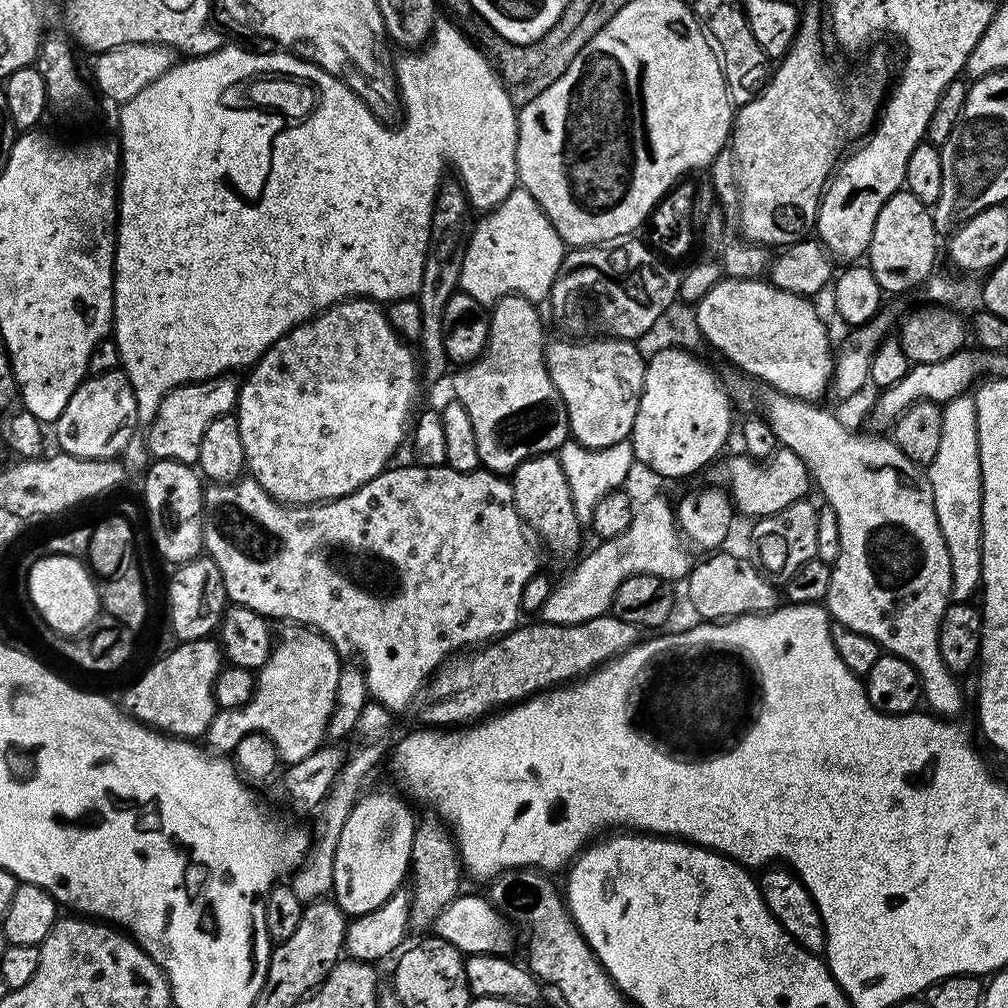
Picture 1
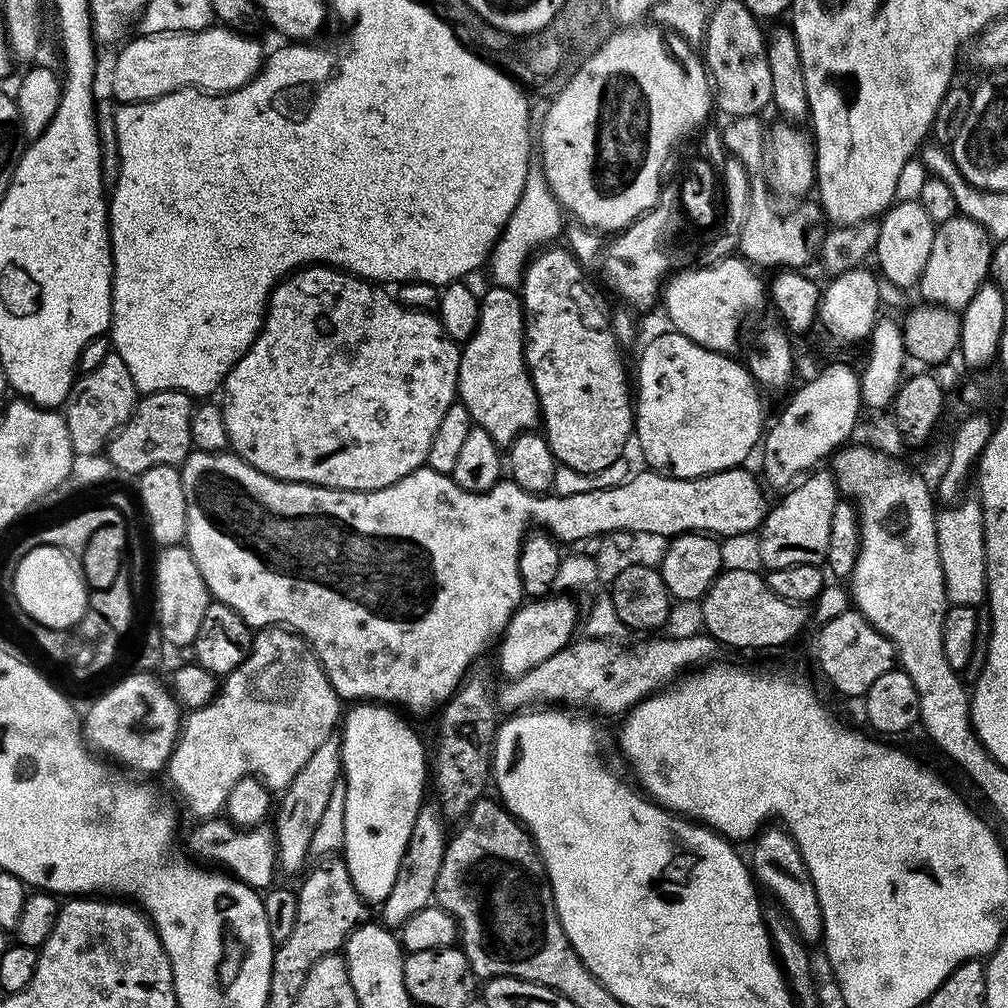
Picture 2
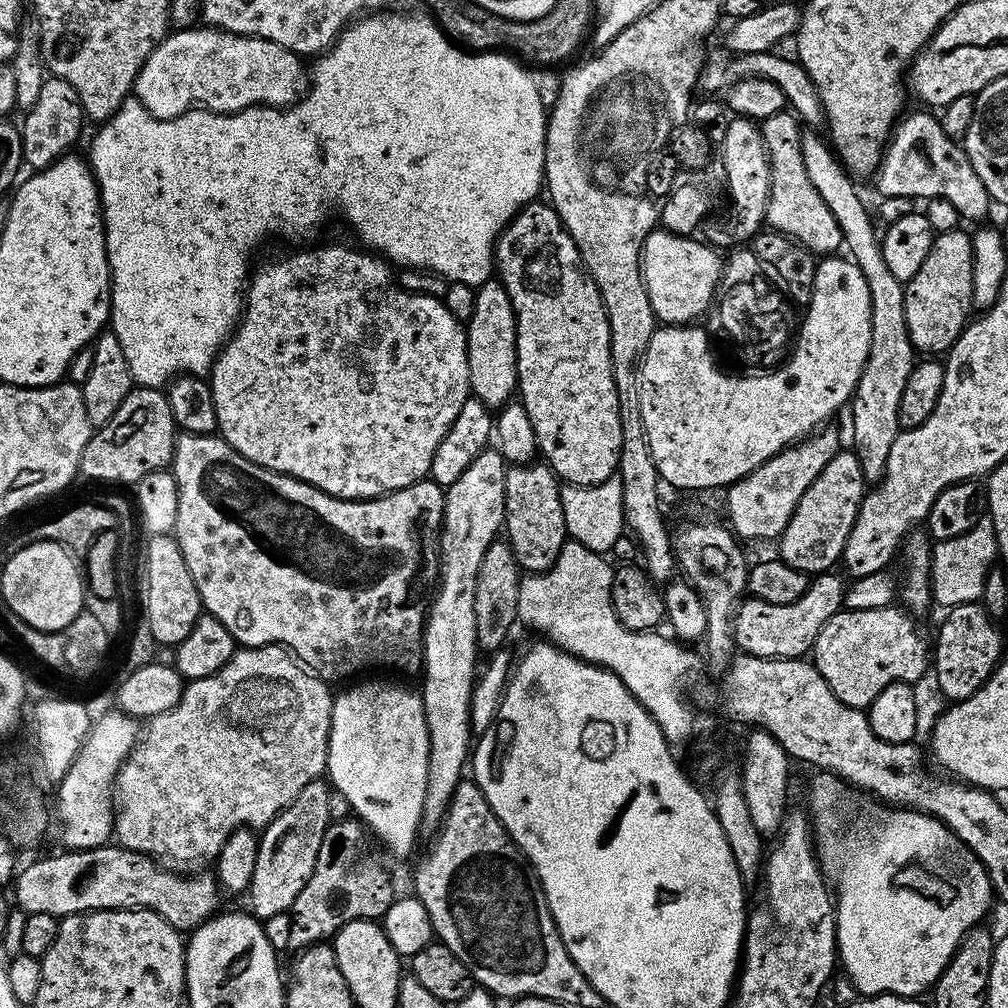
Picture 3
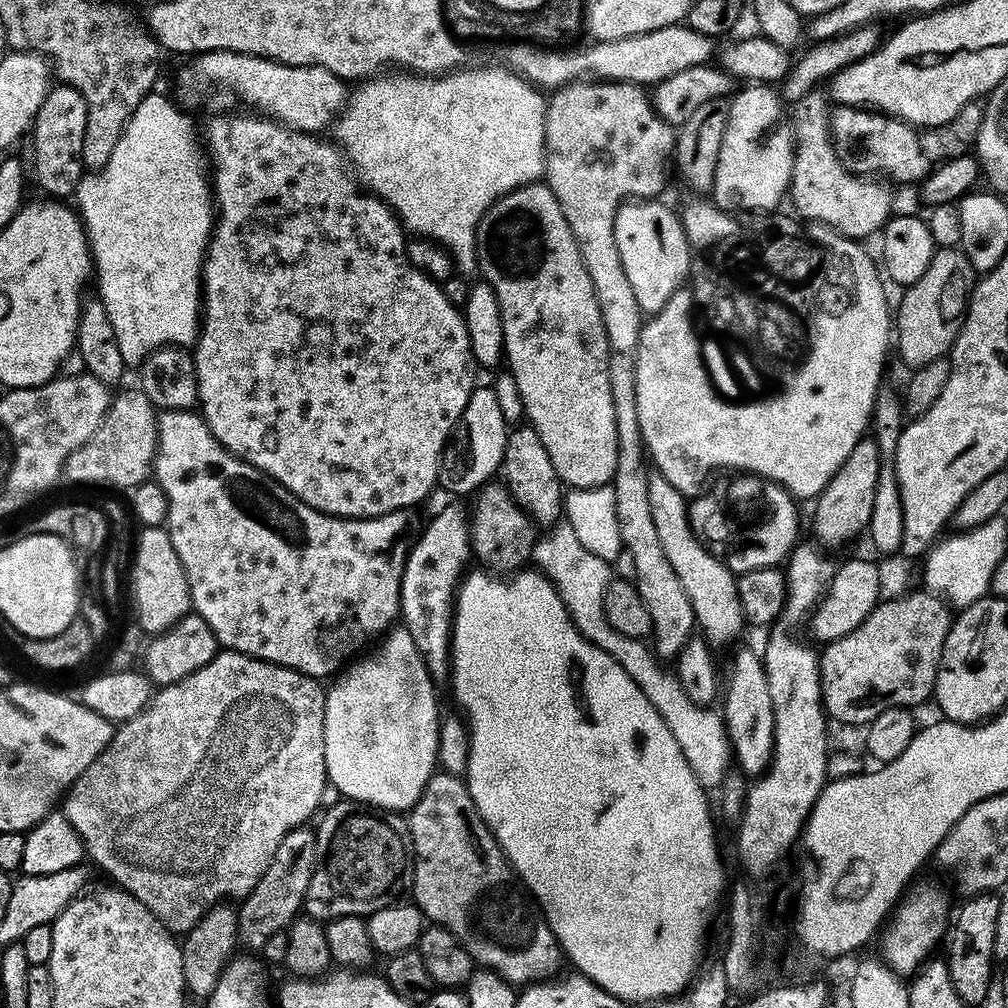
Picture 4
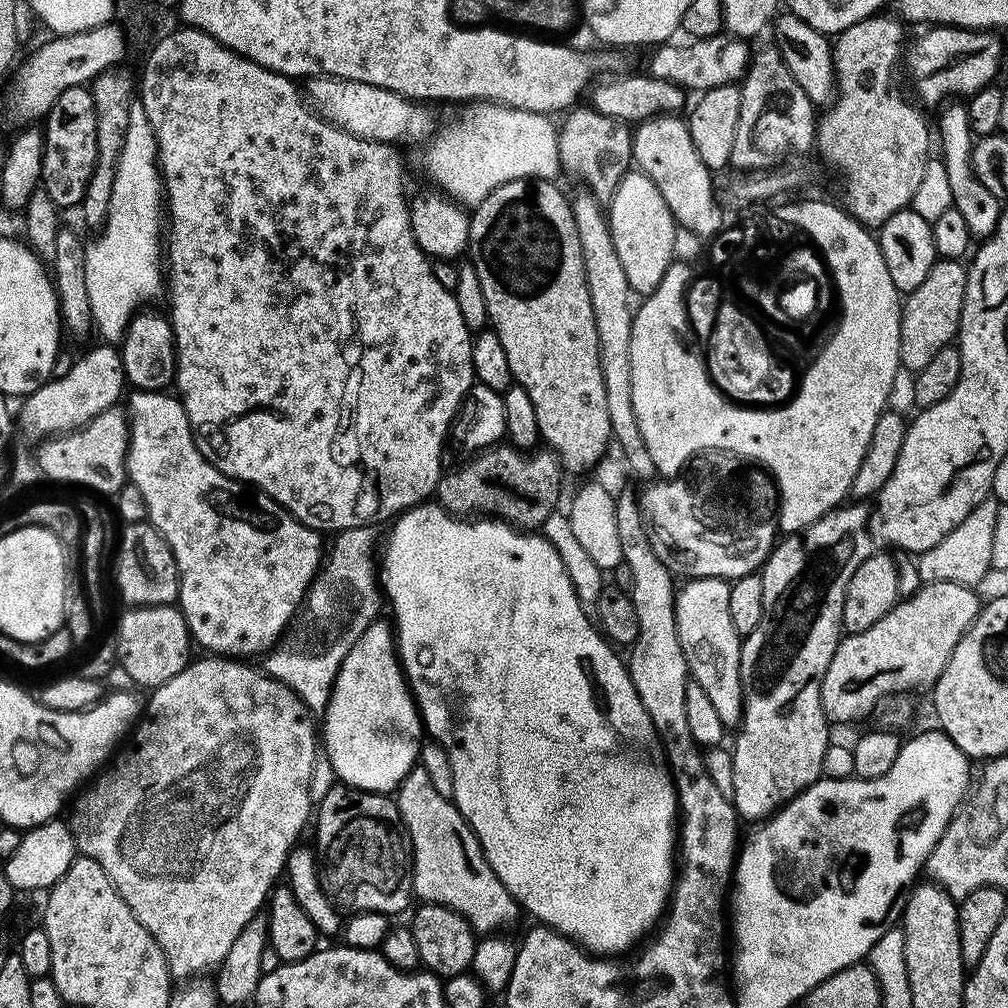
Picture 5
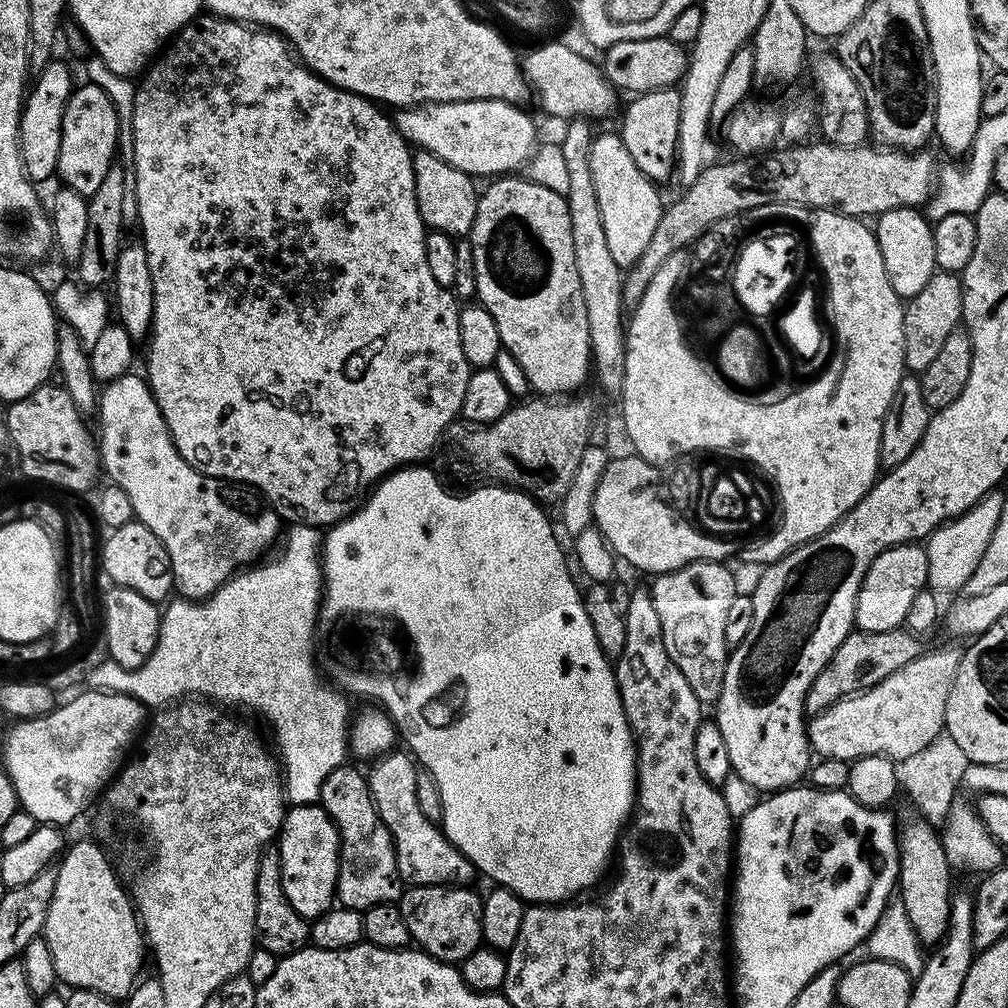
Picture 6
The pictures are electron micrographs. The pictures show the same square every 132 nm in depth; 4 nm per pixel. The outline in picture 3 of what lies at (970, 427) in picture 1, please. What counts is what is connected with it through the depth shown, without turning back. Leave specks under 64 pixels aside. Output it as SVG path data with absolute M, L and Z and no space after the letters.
M991 519L980 520L970 531L958 538L938 540L932 544L932 598L944 610L959 604L974 604L980 600L982 586L986 586L988 573L997 563L996 535Z

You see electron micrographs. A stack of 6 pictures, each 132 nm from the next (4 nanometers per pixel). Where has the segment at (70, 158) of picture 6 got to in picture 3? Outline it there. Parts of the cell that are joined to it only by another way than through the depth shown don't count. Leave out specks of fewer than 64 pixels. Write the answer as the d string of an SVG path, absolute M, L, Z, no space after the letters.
M57 76L45 79L38 100L31 109L23 113L22 118L24 118L24 124L22 123L20 128L22 160L27 167L29 164L29 169L32 170L48 168L69 150L75 149L72 147L80 136L80 127L86 124L78 90L74 90L70 82Z

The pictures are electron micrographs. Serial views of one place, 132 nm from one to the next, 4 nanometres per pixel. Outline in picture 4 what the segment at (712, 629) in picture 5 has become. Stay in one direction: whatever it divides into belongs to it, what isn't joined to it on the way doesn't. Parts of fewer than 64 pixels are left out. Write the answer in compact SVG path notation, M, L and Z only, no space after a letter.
M740 648L728 668L728 680L722 684L724 729L732 747L734 764L745 777L756 778L768 771L774 748L774 712L770 702L770 686L766 682L764 661L748 648Z

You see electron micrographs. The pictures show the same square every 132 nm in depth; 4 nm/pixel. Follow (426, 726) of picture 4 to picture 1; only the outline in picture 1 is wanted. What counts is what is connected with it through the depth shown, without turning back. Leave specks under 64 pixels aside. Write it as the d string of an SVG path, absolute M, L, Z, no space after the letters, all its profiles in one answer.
M365 791L350 810L342 827L337 853L334 854L330 896L349 918L378 910L382 902L386 902L402 887L409 875L417 821L412 820L409 801L400 796L392 792Z

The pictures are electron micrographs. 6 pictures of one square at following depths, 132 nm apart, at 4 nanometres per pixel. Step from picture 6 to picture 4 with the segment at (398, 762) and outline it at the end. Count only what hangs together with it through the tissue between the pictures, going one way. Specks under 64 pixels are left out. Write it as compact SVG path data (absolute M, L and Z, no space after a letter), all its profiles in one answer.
M433 771L426 782L423 794L410 809L412 829L412 852L414 867L410 872L410 896L417 908L433 925L450 930L458 942L462 942L470 958L480 968L497 972L507 984L527 986L537 980L553 979L561 971L562 949L556 936L550 930L540 905L532 898L531 892L520 882L500 843L480 817L474 806L468 785L459 776L448 772Z

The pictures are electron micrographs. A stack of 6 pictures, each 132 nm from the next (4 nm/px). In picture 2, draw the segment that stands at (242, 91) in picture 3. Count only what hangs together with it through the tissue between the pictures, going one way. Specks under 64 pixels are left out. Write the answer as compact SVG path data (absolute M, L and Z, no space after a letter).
M209 26L200 32L149 32L137 37L123 45L112 68L112 92L120 104L157 100L183 88L199 88L213 94L233 92L249 84L266 59L259 39L223 26Z

